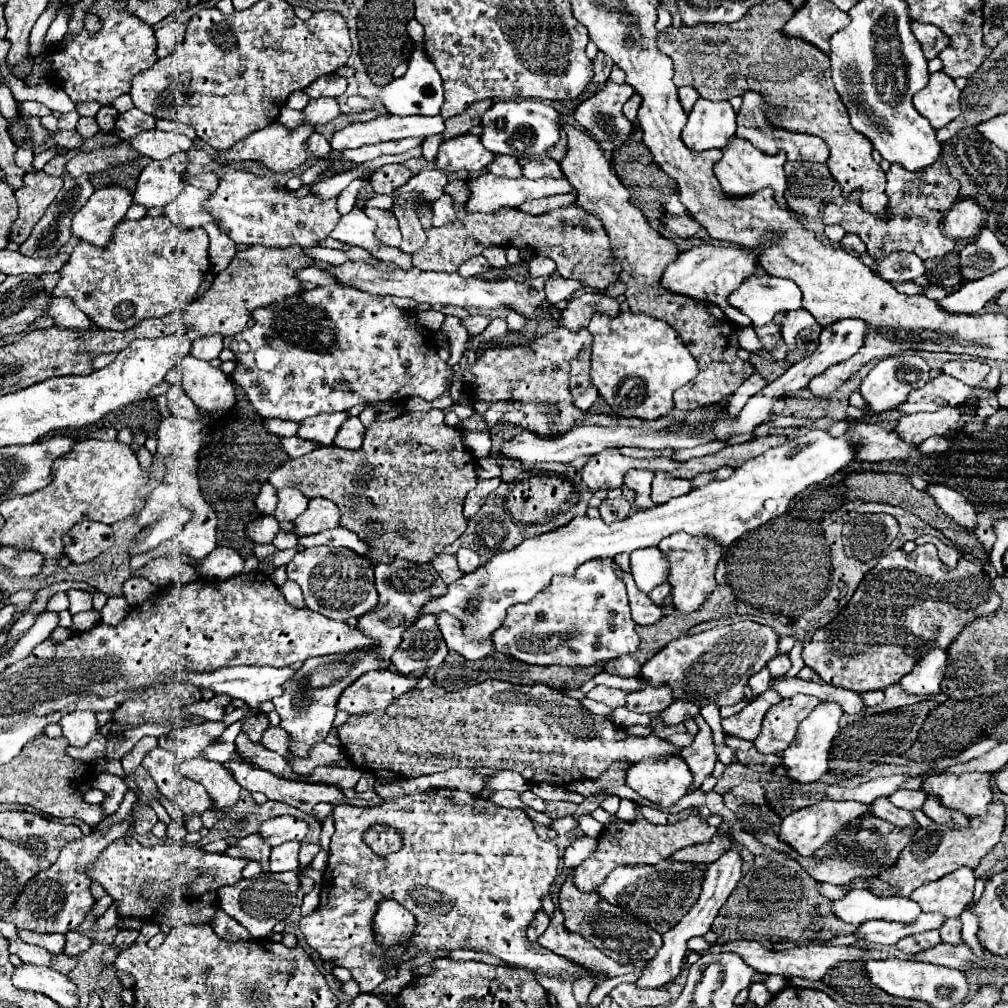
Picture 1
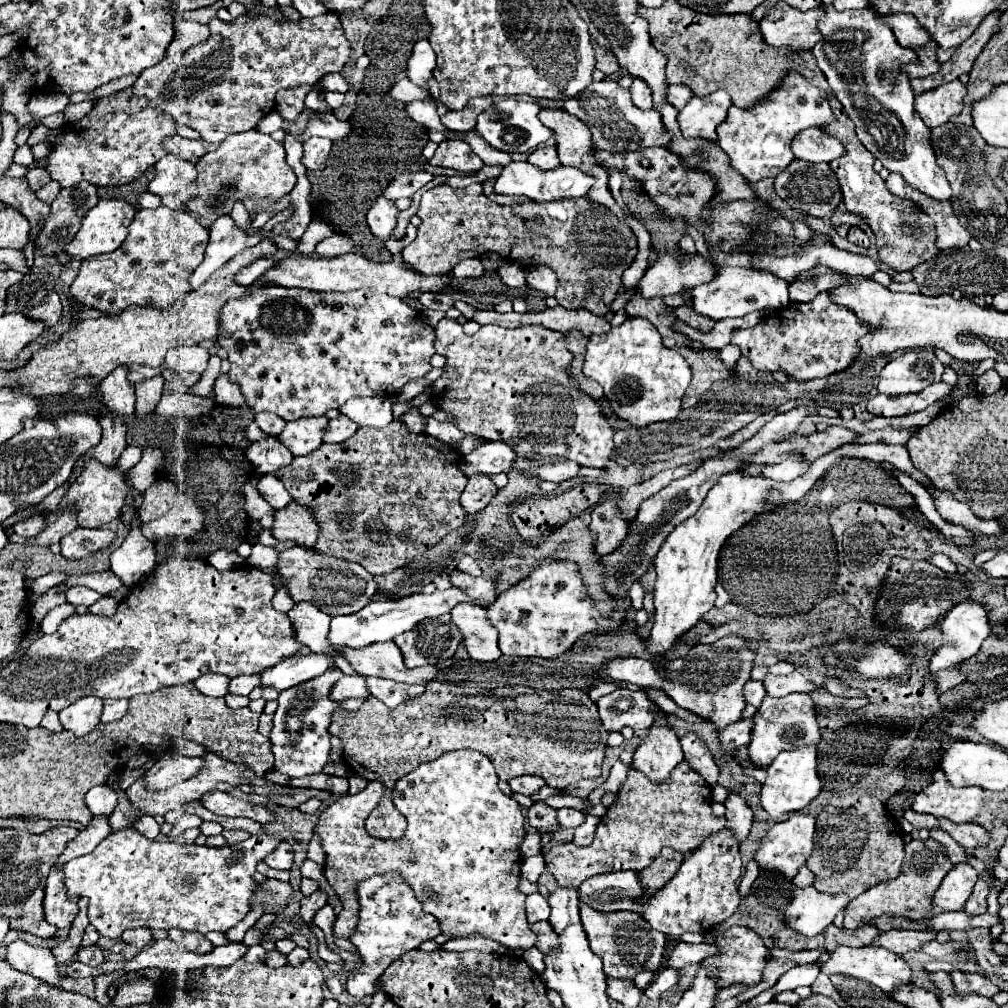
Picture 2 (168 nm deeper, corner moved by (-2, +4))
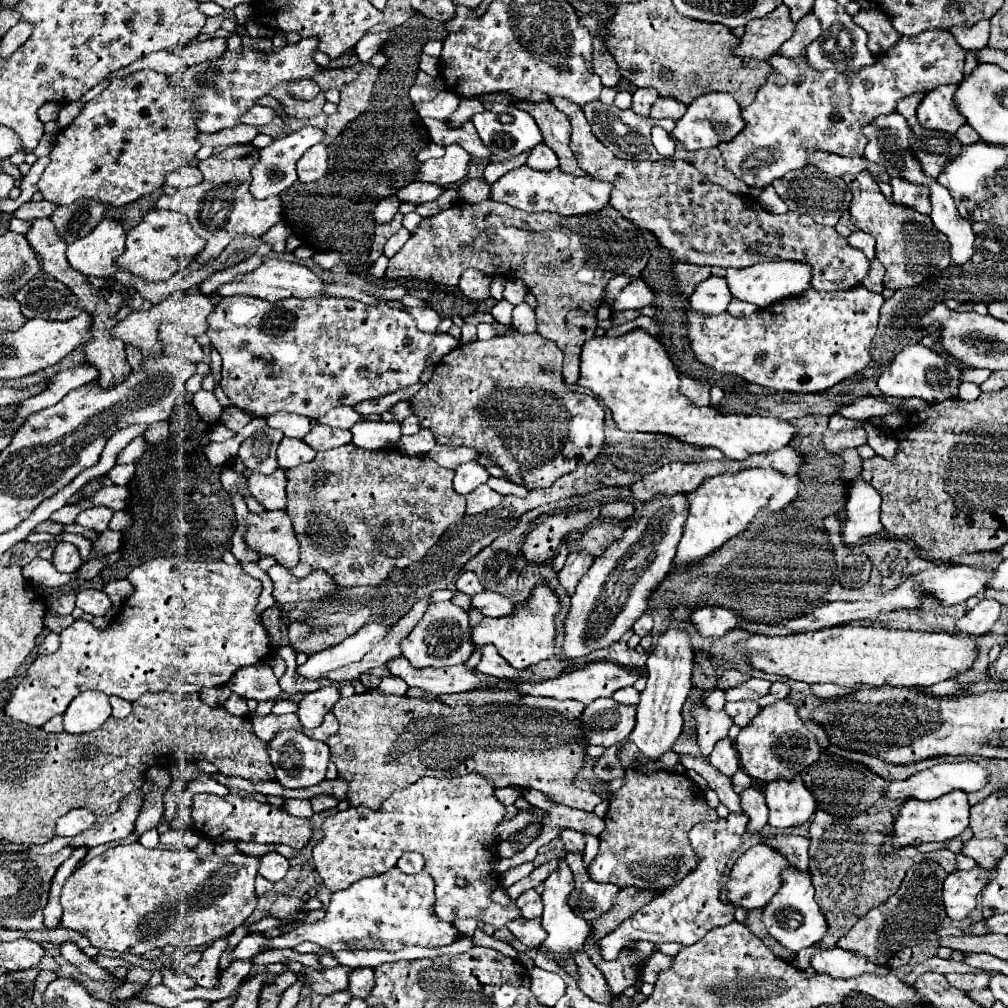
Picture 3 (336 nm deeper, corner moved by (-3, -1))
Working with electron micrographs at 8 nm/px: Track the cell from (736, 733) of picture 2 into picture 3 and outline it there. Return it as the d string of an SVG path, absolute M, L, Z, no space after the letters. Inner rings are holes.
M722 739L722 741L716 745L716 749L714 749L714 753L710 755L708 761L710 761L720 773L724 773L726 777L732 777L732 775L740 769L740 765L738 765L738 753L736 753L736 749L734 749L732 739Z

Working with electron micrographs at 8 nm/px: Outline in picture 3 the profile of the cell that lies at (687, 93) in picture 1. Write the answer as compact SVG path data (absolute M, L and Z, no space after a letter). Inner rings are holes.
M658 99L654 105L652 105L652 111L650 111L650 117L652 119L674 119L678 121L682 115L686 113L686 105L682 105L680 101L674 101L674 99Z

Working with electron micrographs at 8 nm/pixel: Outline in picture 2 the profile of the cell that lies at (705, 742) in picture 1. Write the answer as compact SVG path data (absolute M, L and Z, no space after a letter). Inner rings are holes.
M687 760L677 764L669 784L649 784L641 772L629 770L615 804L607 808L607 814L597 826L595 840L585 848L575 846L573 842L555 846L545 856L545 862L551 874L557 876L559 886L577 888L583 880L595 874L615 870L643 870L659 856L664 847L677 852L691 852L705 840L705 836L721 830L726 821L724 816L717 817L711 812L711 786L699 772L691 768Z

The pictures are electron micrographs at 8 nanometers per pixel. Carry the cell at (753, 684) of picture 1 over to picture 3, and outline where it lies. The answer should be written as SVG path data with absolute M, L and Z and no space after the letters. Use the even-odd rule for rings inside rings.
M738 701L738 703L726 703L724 705L724 711L732 717L734 725L738 725L740 729L744 729L758 715L760 707L758 707L756 701Z

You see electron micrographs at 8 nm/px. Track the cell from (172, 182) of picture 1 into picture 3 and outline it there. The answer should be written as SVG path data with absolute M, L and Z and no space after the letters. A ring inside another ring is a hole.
M184 165L182 169L176 169L176 171L166 175L166 183L176 187L176 189L198 185L202 179L204 177L202 177L202 173L200 173L200 169L196 165Z

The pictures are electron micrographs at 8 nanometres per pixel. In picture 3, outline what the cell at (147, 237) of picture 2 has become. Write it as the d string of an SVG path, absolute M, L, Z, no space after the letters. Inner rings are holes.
M150 211L130 233L126 239L126 251L118 257L118 265L122 269L132 271L134 275L146 281L164 281L174 273L186 269L190 265L190 257L204 249L206 241L192 229L186 215L178 211Z

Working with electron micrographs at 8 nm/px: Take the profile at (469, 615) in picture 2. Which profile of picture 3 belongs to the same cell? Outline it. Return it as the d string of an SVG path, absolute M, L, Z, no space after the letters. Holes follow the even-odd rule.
M492 645L482 647L482 661L478 663L478 669L482 669L482 673L494 673L496 677L506 677L506 679L516 679L520 675L516 669L510 669L506 661L502 661L502 657Z

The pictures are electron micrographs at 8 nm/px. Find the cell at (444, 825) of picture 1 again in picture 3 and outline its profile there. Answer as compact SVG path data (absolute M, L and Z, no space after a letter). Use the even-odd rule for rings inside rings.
M474 773L456 777L456 779L422 777L416 783L392 793L378 811L372 811L366 807L348 807L346 811L340 811L328 817L322 825L324 839L314 847L314 869L320 873L324 885L330 891L342 891L358 879L386 873L398 863L398 859L406 851L416 851L424 857L424 869L436 881L436 915L440 919L456 921L456 919L472 917L482 923L506 927L508 921L520 917L518 907L514 905L502 907L490 901L490 895L494 891L492 879L498 879L498 873L494 871L494 863L498 861L498 849L496 849L498 845L492 833L494 833L494 827L504 817L506 817L506 807L498 799L494 799L494 787L484 777L478 777ZM458 877L464 877L468 885L458 887L456 885Z

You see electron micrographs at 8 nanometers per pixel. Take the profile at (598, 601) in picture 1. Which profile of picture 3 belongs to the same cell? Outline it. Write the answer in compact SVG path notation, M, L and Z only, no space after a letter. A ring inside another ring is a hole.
M538 585L538 589L534 589L532 597L530 597L530 601L526 601L526 605L516 605L516 613L512 613L510 617L500 617L500 619L484 617L482 623L474 627L472 641L478 647L494 645L498 649L498 653L514 669L532 667L544 659L550 659L556 653L556 649L554 649L554 633L556 633L554 617L558 611L560 611L560 605L558 605L556 595L550 593L548 585Z

